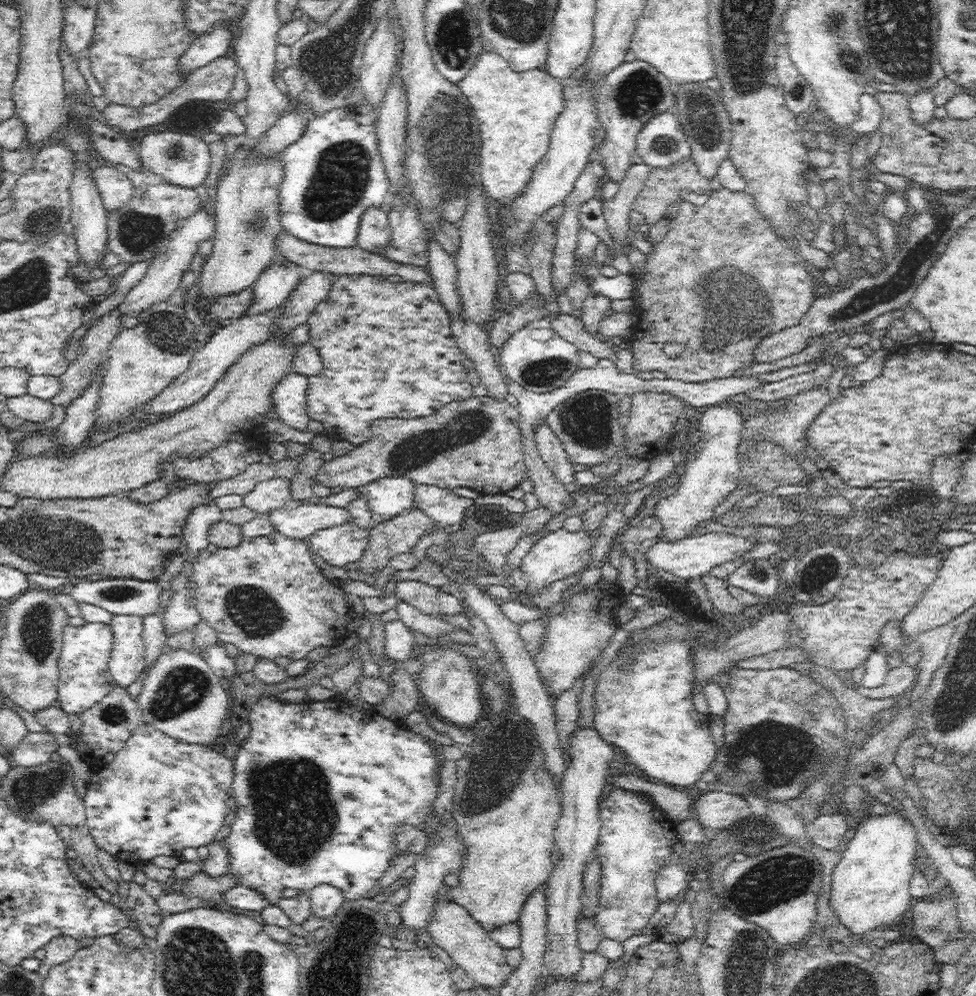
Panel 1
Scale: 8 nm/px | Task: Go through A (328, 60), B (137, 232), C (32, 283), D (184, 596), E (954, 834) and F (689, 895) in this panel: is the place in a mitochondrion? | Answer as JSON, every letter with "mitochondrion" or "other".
{"A":"mitochondrion","B":"mitochondrion","C":"mitochondrion","D":"other","E":"other","F":"other"}

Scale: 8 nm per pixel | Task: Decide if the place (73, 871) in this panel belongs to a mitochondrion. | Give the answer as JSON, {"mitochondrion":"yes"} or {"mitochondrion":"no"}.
{"mitochondrion":"no"}

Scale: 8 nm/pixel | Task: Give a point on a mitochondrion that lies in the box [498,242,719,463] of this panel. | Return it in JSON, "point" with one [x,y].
{"point":[587,420]}

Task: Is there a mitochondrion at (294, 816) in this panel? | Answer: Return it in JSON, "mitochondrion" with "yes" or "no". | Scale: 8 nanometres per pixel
{"mitochondrion":"yes"}

